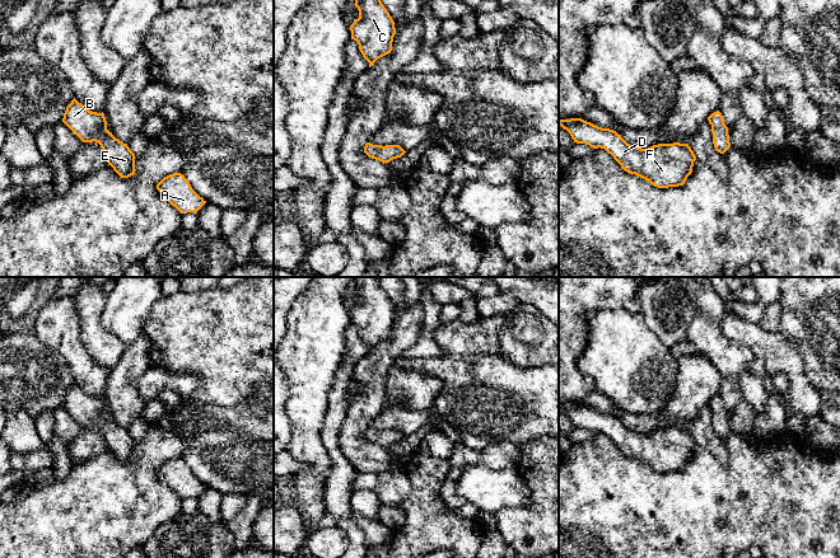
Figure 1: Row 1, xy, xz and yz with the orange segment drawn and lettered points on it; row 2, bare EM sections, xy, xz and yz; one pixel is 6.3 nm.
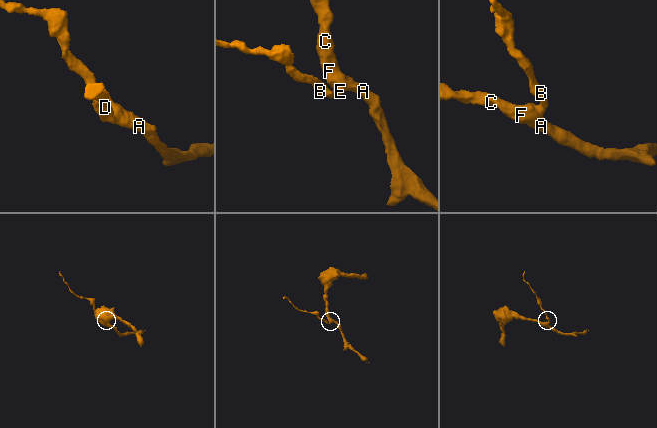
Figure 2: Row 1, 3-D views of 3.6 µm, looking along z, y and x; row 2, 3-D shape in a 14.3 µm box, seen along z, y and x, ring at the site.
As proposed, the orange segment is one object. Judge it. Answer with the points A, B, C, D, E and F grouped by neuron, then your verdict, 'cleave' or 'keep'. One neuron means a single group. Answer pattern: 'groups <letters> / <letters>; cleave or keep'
groups A B C D E F; keep

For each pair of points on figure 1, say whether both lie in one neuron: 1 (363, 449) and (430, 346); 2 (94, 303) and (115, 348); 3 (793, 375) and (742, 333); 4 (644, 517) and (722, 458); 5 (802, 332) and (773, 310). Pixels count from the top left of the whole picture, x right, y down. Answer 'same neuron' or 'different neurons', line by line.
1: different neurons
2: same neuron
3: same neuron
4: different neurons
5: different neurons

